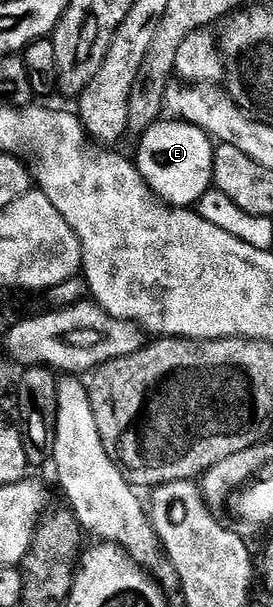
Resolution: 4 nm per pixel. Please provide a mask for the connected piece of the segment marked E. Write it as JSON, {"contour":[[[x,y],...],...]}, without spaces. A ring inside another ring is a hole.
{"contour":[[[160,119],[154,125],[148,127],[142,136],[138,138],[139,154],[133,157],[135,165],[139,168],[139,174],[145,179],[151,192],[165,205],[177,209],[198,206],[199,200],[208,189],[212,188],[215,180],[215,145],[207,133],[198,129],[182,119]]]}

